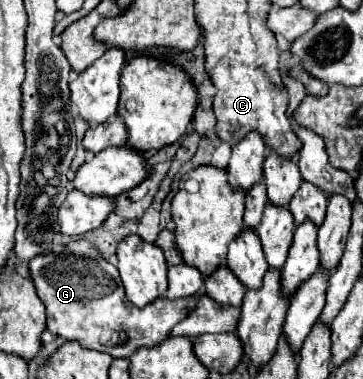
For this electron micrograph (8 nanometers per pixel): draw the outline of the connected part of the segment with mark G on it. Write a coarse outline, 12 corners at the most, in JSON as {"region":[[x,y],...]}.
{"region":[[87,240],[29,268],[47,330],[129,358],[169,334],[235,332],[201,294],[121,302]]}

